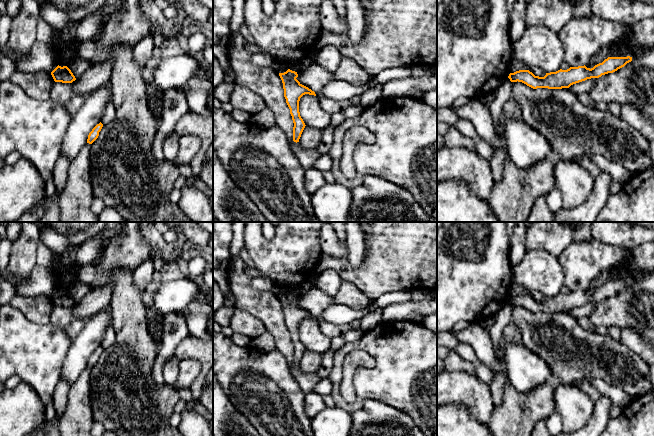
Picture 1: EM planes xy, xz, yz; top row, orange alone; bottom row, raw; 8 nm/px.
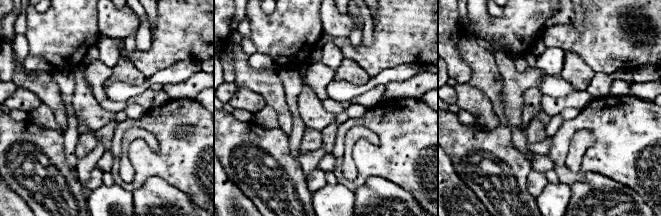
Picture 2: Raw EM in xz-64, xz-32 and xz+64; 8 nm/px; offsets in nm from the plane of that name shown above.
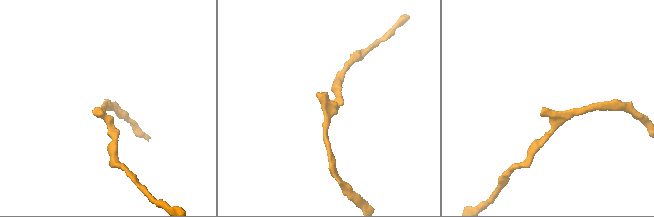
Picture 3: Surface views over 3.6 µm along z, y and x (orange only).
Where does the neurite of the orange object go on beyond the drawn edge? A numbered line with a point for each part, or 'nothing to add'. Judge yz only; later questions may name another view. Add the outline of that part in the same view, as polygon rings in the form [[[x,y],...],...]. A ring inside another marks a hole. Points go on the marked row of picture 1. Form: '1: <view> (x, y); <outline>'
nothing to add

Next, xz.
nothing to add

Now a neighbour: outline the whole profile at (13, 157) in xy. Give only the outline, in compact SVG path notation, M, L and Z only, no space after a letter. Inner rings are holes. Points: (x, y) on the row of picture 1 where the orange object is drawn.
M12 152L4 159L6 165L12 165L22 158L19 152Z

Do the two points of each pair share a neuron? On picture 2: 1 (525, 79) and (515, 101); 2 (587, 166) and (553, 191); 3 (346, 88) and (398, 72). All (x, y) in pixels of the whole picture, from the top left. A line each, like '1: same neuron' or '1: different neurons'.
1: same neuron
2: different neurons
3: same neuron

